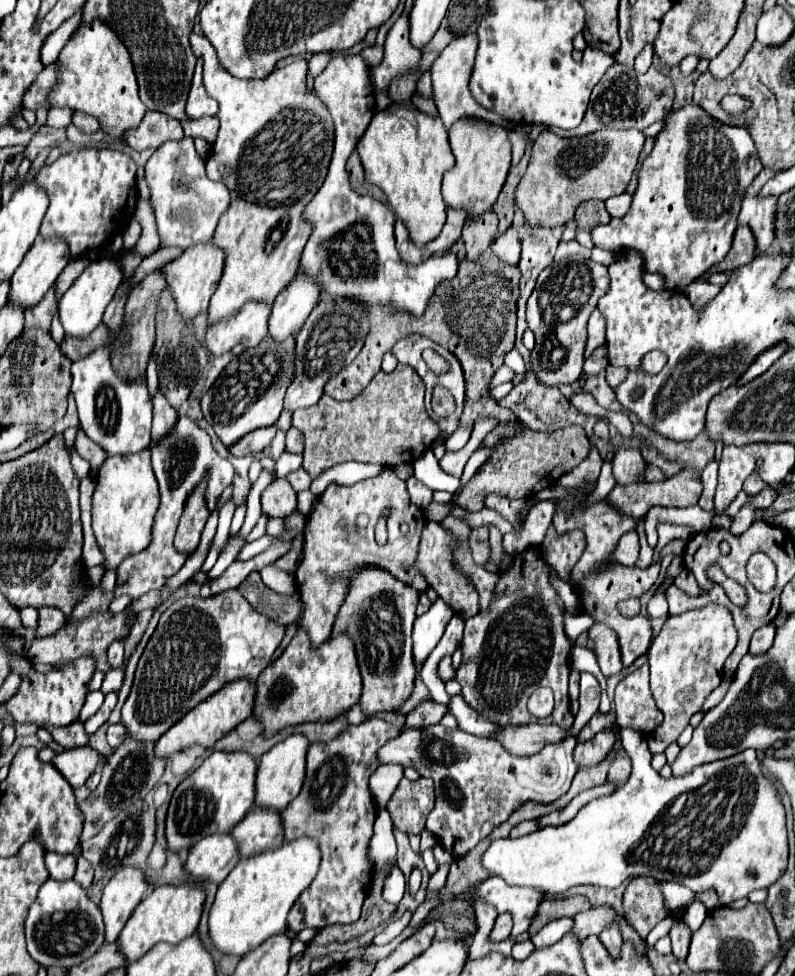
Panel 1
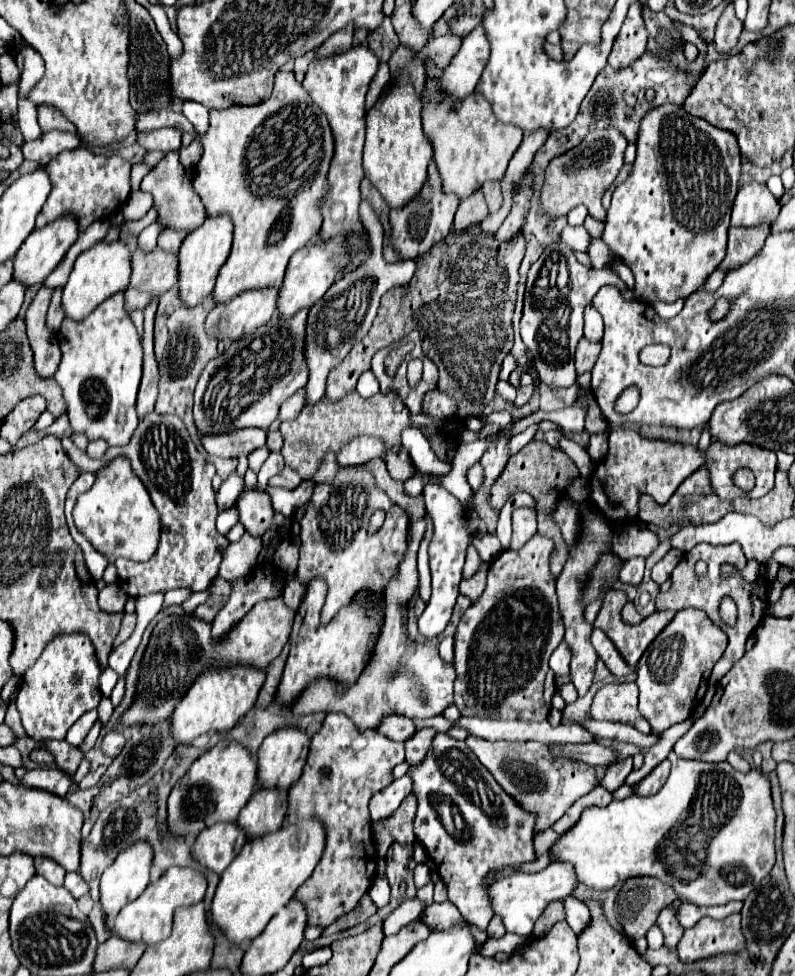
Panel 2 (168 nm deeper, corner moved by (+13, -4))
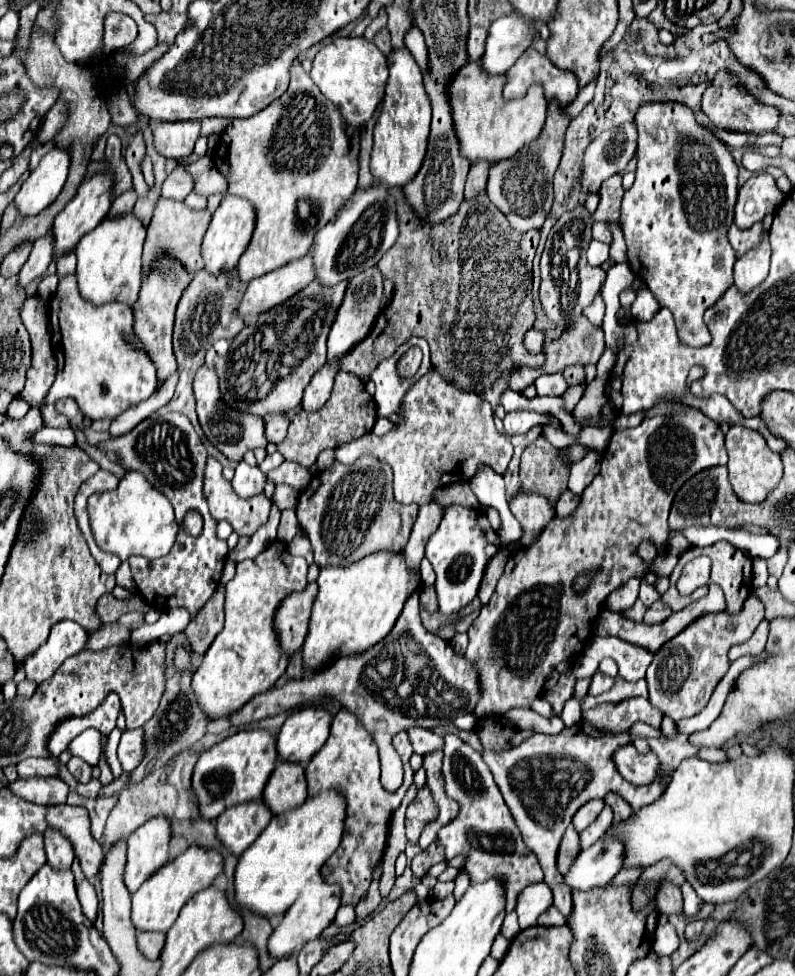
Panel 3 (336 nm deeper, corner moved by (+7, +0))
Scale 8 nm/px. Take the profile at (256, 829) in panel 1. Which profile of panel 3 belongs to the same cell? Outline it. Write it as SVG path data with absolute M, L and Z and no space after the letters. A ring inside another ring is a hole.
M280 762L264 790L264 802L274 812L288 812L296 806L300 806L306 800L306 778L304 768L300 764L288 764Z

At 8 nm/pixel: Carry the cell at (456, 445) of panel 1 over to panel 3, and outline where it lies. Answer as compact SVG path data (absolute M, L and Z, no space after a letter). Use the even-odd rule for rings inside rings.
M514 410L514 412L508 412L504 418L504 428L506 428L506 434L510 436L524 434L532 426L546 426L546 424L550 424L550 416L534 410Z

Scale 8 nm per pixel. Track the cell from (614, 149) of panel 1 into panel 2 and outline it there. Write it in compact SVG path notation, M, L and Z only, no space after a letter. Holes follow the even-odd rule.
M606 128L590 132L576 148L554 156L544 170L544 184L540 190L540 206L544 214L556 220L560 216L566 216L576 204L584 204L590 216L604 222L606 210L602 208L602 196L624 166L626 144L628 140L616 128Z

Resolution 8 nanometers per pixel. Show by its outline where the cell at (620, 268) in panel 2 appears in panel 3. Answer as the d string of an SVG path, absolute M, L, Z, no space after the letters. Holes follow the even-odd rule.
M642 288L638 292L638 296L630 308L634 320L650 320L658 310L660 310L660 306L648 288Z

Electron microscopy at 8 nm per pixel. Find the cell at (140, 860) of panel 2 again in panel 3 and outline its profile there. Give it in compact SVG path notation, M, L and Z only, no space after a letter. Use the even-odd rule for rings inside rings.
M164 816L150 818L128 838L126 888L134 894L140 884L168 862L168 844L172 838L170 822Z

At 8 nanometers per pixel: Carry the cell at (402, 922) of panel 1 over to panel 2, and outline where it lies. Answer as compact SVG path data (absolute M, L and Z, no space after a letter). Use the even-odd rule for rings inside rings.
M414 898L414 900L404 900L382 924L384 928L384 936L390 936L390 934L398 934L400 928L404 928L408 922L414 922L422 916L424 912L424 904Z

